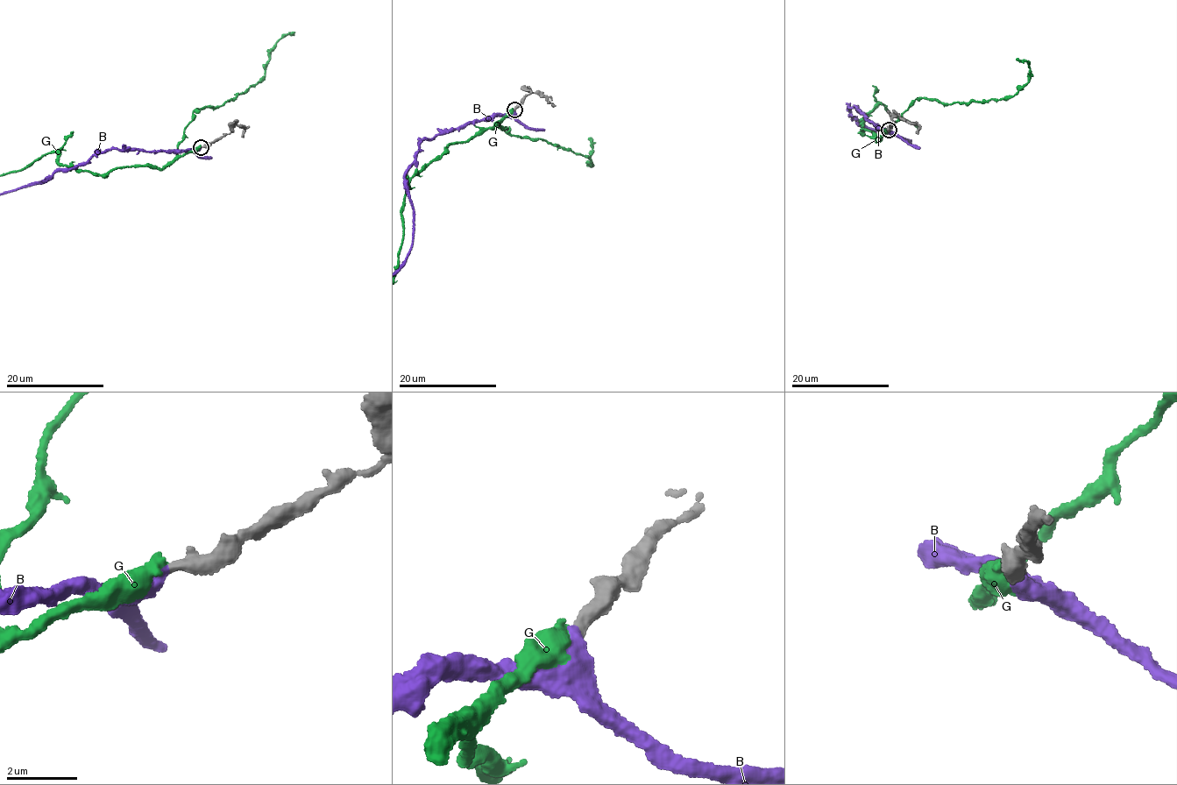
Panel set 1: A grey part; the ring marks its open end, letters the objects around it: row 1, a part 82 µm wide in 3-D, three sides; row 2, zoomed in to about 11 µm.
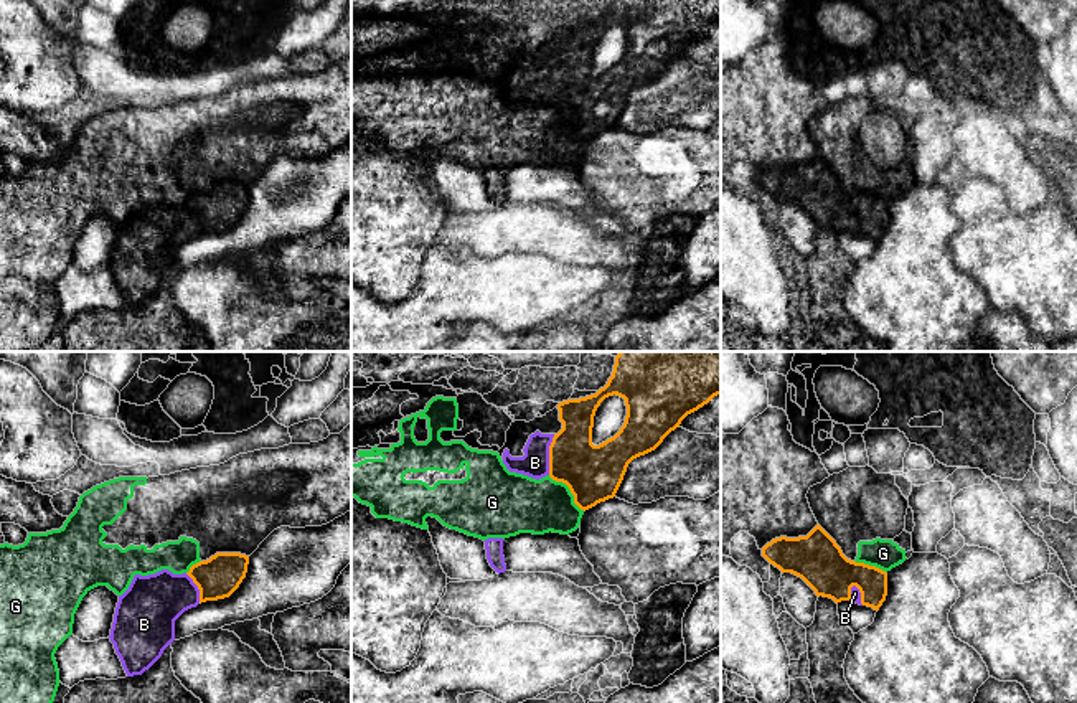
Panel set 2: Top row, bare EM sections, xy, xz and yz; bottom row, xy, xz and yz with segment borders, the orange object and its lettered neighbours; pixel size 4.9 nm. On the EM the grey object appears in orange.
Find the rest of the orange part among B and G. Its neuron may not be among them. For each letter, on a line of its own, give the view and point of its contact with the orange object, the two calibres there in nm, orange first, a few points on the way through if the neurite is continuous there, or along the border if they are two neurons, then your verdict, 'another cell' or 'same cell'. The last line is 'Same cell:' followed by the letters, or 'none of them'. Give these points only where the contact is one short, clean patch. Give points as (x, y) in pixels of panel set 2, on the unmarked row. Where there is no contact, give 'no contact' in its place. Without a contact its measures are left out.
B: contact xz (550, 84); calibres 280 and 140 nm; same cell
G: contact xz (569, 119); calibres 280 and 280 nm; border xz (548, 106), (561, 111), (573, 126), (573, 131), (584, 141); another cell
Same cell: B

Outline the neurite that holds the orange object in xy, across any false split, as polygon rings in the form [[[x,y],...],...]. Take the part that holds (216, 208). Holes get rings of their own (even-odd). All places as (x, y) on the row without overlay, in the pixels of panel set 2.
[[[216,183],[183,205],[173,205],[168,200],[148,206],[135,205],[129,219],[119,226],[109,266],[127,307],[142,305],[162,287],[175,271],[175,251],[185,241],[206,231],[229,228],[246,208],[247,195],[249,186],[246,185]]]

